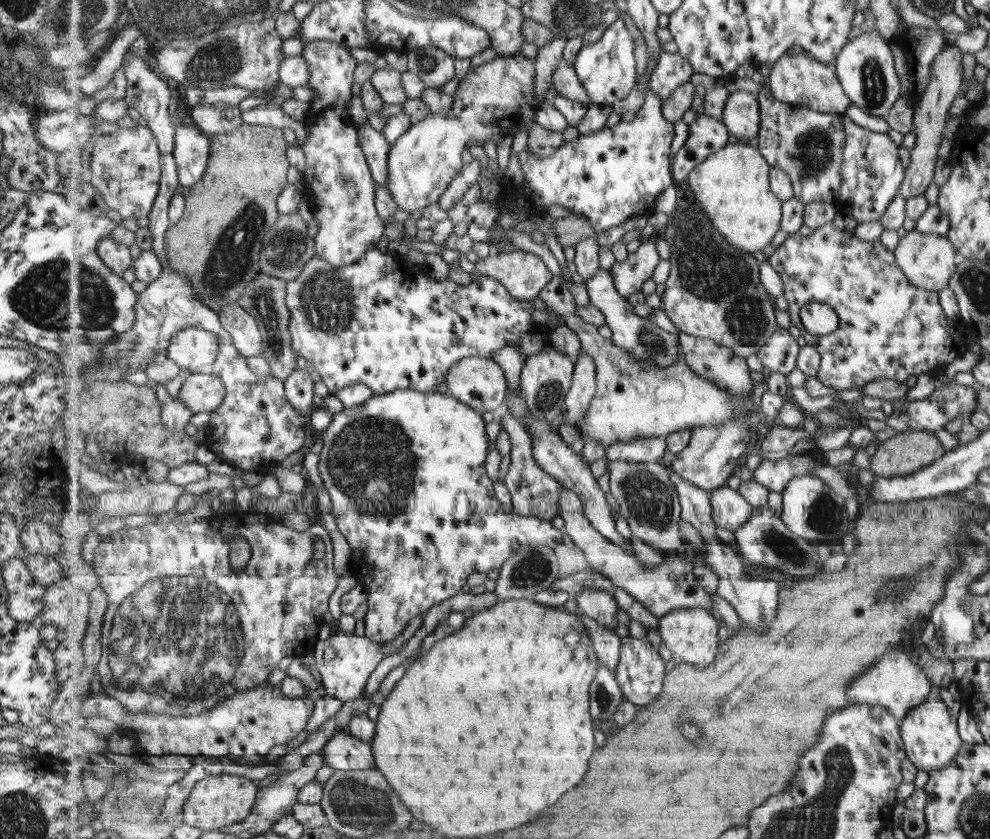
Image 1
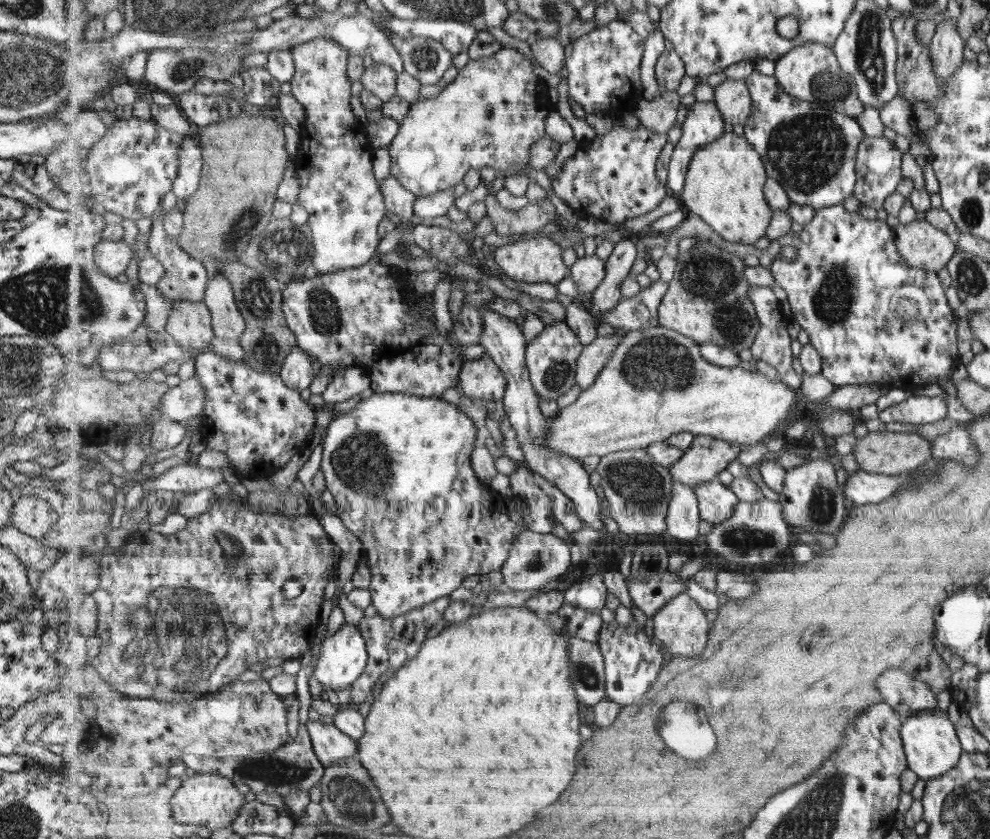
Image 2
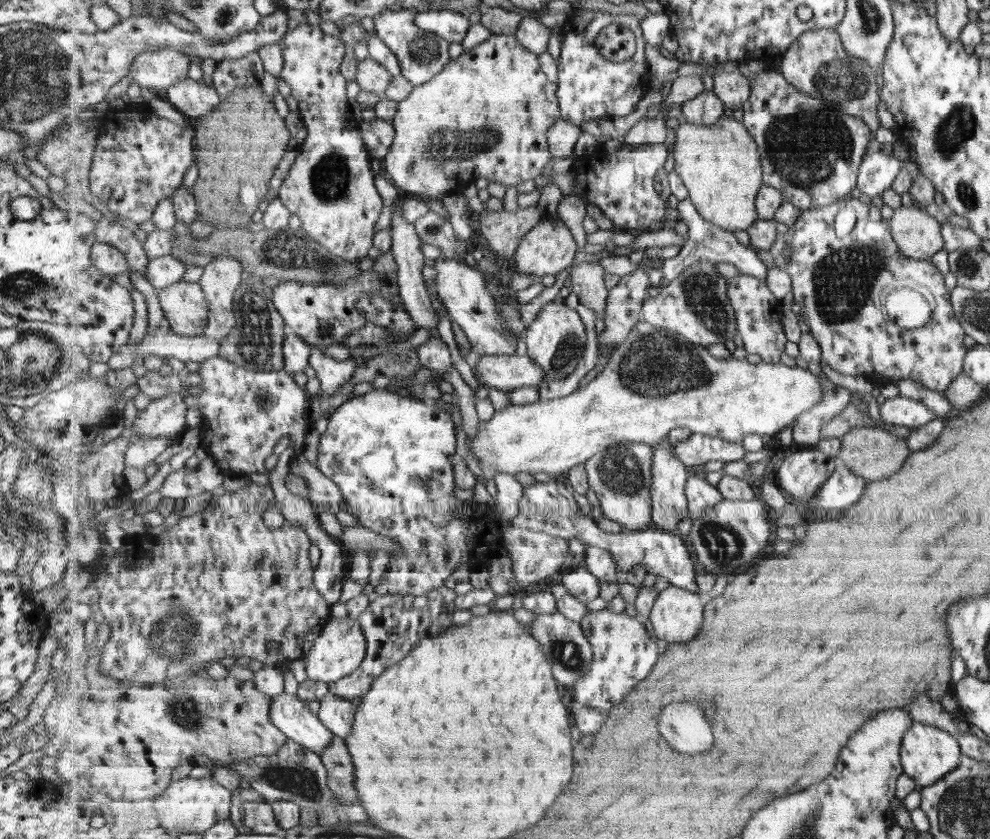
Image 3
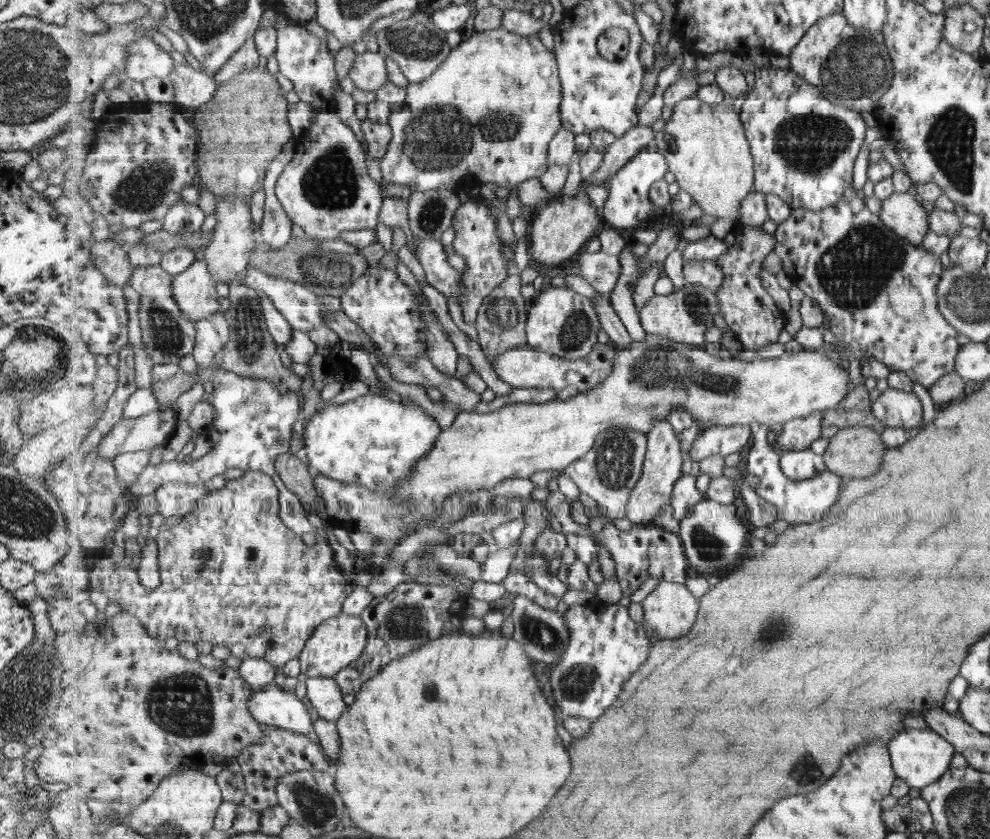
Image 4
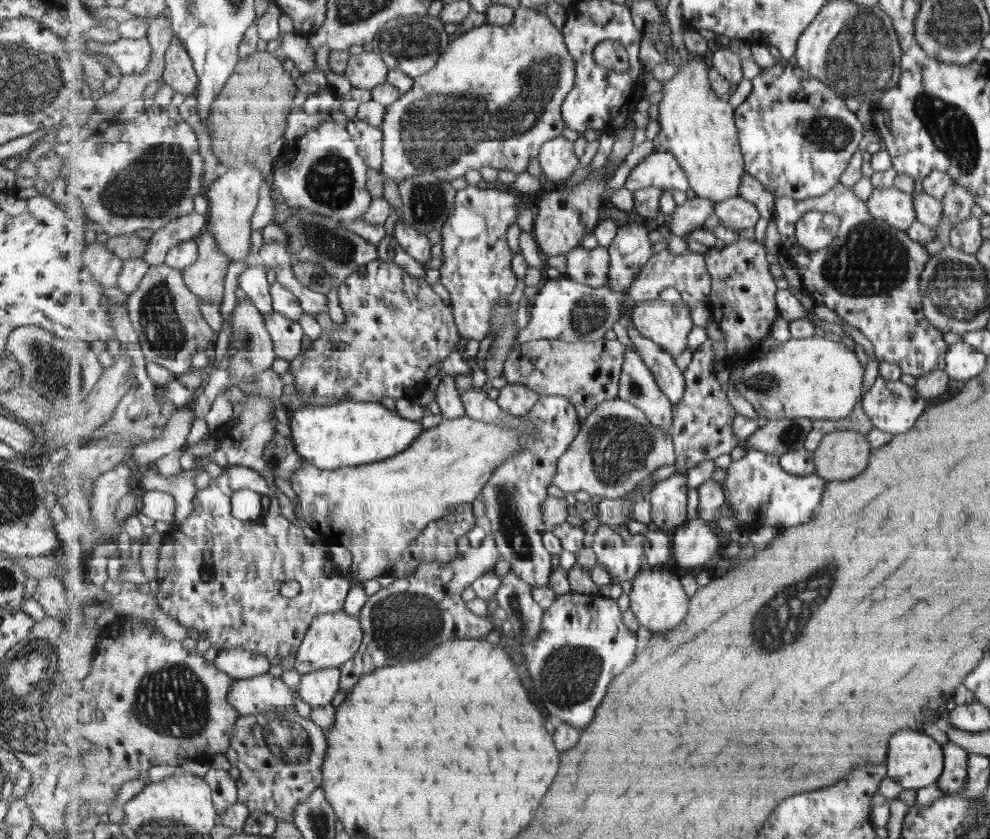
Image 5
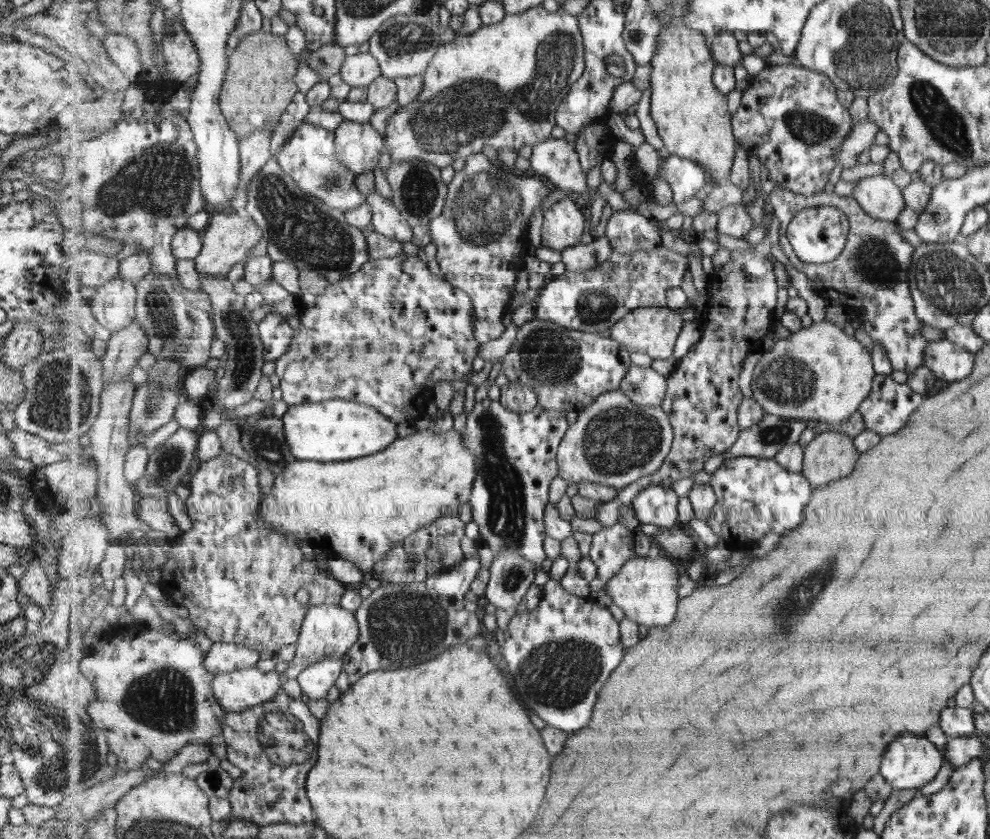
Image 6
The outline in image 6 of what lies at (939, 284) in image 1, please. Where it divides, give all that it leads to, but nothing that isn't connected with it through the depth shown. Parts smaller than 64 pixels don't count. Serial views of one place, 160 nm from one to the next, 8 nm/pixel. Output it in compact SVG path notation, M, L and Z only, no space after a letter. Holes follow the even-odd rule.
M868 176L855 182L854 197L871 215L881 220L898 222L906 206L902 188L891 176Z

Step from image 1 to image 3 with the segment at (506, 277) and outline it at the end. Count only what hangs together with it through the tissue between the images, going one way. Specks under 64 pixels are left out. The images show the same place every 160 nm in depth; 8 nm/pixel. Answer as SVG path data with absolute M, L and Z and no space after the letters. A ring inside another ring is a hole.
M561 219L558 221L543 220L532 228L520 242L513 260L515 273L532 274L537 278L547 276L547 274L555 276L573 264L575 254L577 254L577 242L569 226L565 226Z

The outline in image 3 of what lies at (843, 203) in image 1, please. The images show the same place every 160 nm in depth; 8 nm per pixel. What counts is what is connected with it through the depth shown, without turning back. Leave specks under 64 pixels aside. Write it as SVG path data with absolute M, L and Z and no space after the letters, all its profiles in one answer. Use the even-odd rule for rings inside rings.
M877 140L870 143L858 176L858 189L870 198L881 197L882 192L891 189L897 175L903 170L903 164L895 155L884 154L880 146Z

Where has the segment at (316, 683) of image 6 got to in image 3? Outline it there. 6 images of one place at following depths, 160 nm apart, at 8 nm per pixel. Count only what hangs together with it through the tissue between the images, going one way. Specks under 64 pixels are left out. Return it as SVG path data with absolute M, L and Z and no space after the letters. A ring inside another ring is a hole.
M327 692L320 701L318 715L329 730L346 740L346 736L352 731L356 710L350 700Z

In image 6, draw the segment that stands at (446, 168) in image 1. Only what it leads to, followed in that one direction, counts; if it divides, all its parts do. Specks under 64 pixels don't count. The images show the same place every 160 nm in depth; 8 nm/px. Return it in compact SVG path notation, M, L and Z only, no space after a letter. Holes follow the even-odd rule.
M539 5L538 7L529 9L521 14L505 15L503 20L499 22L482 25L473 34L457 35L455 39L444 43L438 48L433 60L422 75L424 78L424 89L415 102L407 107L399 106L397 113L388 120L387 132L385 140L387 140L387 152L391 156L392 162L399 161L427 161L433 163L436 167L445 168L451 166L457 158L469 158L475 153L481 153L485 145L492 146L495 150L499 148L511 148L517 152L523 146L534 147L536 144L549 140L553 128L557 126L556 114L563 100L571 90L571 86L575 84L586 67L586 52L584 43L584 32L580 27L579 16L573 16L569 12L559 8L558 11L549 12Z

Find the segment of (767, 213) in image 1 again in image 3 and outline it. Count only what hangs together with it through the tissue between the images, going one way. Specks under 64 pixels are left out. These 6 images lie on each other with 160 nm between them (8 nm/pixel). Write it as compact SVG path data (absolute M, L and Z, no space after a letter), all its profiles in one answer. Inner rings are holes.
M730 112L721 116L714 125L691 124L687 120L681 120L681 124L675 129L673 155L674 170L684 180L690 199L703 218L731 232L747 231L760 219L756 209L756 198L764 185L764 166L760 150L748 128L743 122L737 122Z

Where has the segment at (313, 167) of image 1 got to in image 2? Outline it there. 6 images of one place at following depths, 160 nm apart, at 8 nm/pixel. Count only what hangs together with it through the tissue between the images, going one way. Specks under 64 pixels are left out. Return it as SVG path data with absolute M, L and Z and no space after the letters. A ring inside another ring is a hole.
M317 37L290 49L296 71L292 80L295 98L303 104L307 118L302 124L301 148L295 165L300 178L298 204L309 214L307 225L312 230L315 254L313 266L320 273L329 273L367 264L377 254L381 242L378 228L388 213L384 194L373 174L373 146L368 137L367 125L361 124L351 112L351 80L347 76L350 54L327 37Z

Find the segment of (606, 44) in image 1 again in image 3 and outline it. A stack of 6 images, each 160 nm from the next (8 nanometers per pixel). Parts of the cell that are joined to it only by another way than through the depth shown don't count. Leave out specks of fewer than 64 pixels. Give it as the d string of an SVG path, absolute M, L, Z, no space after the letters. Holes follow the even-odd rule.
M585 12L576 18L569 17L560 30L561 47L558 68L558 100L560 101L560 112L562 119L568 120L577 126L594 118L627 116L637 111L637 105L641 103L644 95L651 90L651 75L647 62L645 61L645 38L640 21L633 14L618 14L616 17L605 12ZM613 22L627 26L635 34L635 54L626 61L612 61L603 56L596 45L599 33Z

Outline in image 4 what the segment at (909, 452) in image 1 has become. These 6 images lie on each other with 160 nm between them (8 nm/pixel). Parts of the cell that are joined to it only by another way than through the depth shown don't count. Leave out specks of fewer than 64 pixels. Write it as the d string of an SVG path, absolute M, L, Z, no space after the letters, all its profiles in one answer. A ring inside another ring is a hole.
M850 427L830 440L824 459L828 469L845 479L862 479L881 470L887 448L871 427Z

